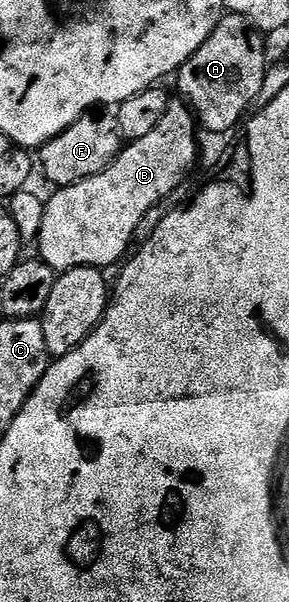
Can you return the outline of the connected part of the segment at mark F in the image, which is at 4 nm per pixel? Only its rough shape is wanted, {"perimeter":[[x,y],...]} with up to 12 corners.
{"perimeter":[[113,110],[85,112],[39,150],[57,188],[99,174],[121,151]]}

